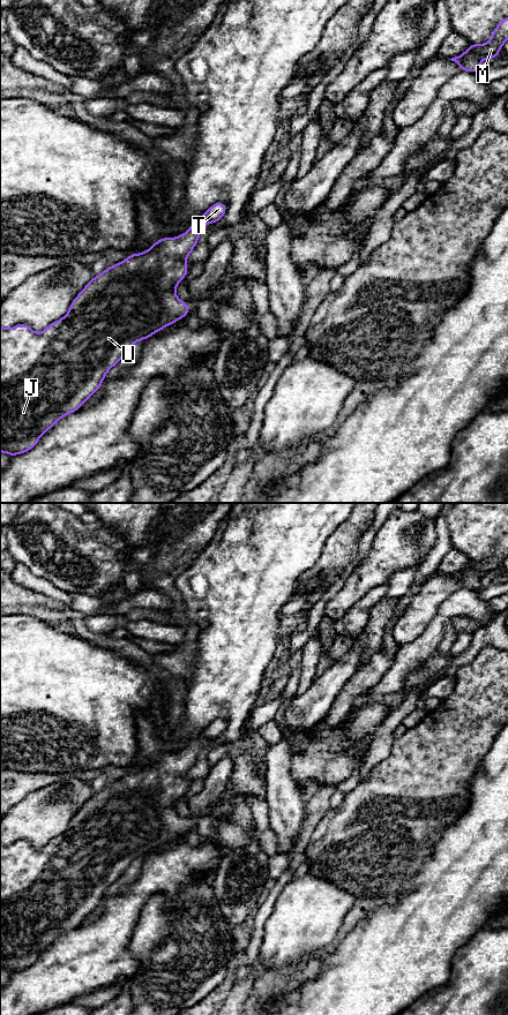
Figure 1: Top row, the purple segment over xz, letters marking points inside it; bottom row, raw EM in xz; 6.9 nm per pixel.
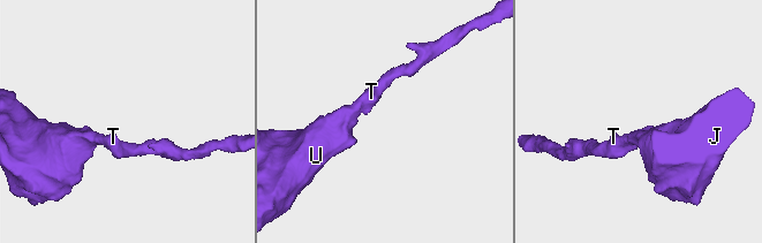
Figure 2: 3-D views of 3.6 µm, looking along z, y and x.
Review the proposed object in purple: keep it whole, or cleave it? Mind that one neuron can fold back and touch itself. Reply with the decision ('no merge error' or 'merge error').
no merge error

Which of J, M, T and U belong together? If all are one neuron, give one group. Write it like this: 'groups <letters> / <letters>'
groups J M T U

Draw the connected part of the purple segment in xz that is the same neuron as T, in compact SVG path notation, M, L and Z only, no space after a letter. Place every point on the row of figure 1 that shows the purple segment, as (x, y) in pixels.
M223 202L212 204L180 236L162 238L150 249L129 254L124 261L92 277L72 301L67 315L40 333L36 333L28 324L9 329L0 325L0 452L14 457L30 451L57 421L81 408L102 386L107 371L136 341L145 340L189 314L188 304L177 296L175 287L189 271L187 257L194 250L204 225L218 223L226 208Z

